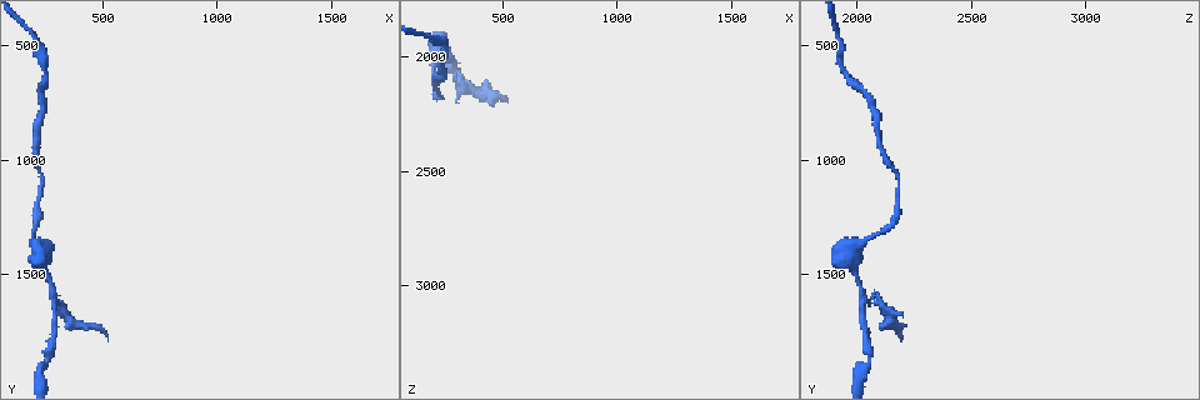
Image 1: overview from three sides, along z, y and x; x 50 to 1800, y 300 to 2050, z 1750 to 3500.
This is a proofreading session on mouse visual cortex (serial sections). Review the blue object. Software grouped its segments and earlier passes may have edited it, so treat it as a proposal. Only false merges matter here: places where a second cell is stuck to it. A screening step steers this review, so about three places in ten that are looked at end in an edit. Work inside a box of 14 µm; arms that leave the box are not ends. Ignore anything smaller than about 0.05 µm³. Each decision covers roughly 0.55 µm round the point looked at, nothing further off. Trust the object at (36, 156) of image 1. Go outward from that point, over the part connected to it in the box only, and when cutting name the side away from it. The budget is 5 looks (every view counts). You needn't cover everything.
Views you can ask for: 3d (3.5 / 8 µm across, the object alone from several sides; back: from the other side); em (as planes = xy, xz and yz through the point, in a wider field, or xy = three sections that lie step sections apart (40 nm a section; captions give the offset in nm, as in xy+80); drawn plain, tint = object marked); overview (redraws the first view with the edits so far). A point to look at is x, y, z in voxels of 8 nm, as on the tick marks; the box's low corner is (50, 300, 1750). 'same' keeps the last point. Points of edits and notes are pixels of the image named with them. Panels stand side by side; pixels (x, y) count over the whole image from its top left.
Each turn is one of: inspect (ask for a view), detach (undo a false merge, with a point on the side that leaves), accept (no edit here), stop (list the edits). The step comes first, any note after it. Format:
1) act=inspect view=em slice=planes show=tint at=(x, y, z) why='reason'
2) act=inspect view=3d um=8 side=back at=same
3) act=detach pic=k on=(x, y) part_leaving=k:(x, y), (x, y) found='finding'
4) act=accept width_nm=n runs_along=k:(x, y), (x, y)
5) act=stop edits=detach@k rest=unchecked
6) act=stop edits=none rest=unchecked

act=inspect view=3d um=3.5 at=(210, 1370, 1990) why='branch point'

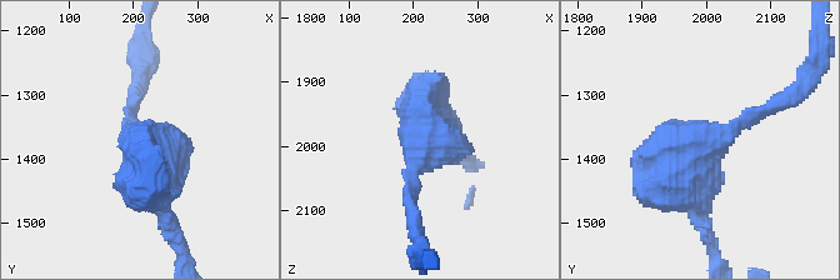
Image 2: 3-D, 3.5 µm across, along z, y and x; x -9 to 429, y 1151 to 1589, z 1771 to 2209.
act=inspect view=em slice=planes show=plain at=(220, 1375, 2000)

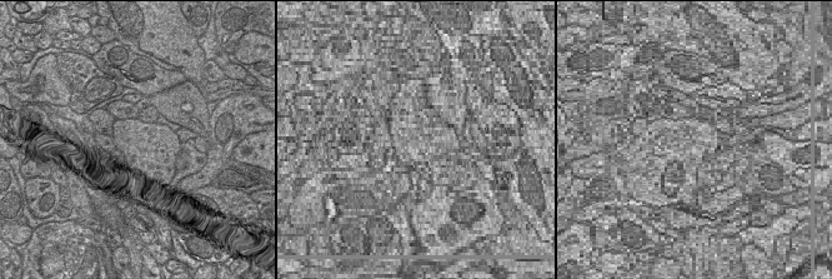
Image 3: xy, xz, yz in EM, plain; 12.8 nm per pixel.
act=inspect view=em slice=planes show=tint at=same why='with the object marked'

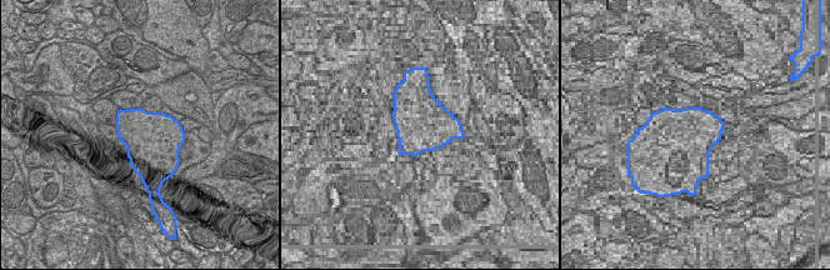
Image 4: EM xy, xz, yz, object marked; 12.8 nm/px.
act=accept width_nm=700 runs_along=2:(131, 118), (178, 240) found='all the same cell'

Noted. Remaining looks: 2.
act=inspect view=3d um=8 at=(290, 1620, 2040) why='three arms meet'

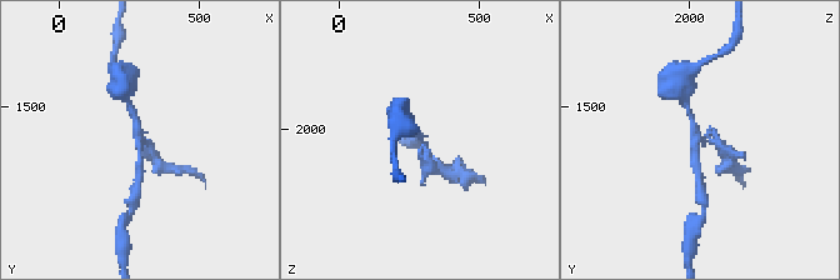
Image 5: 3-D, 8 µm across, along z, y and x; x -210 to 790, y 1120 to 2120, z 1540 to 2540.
act=inspect view=em slice=xy step=2 show=tint at=(290, 1600, 2030)

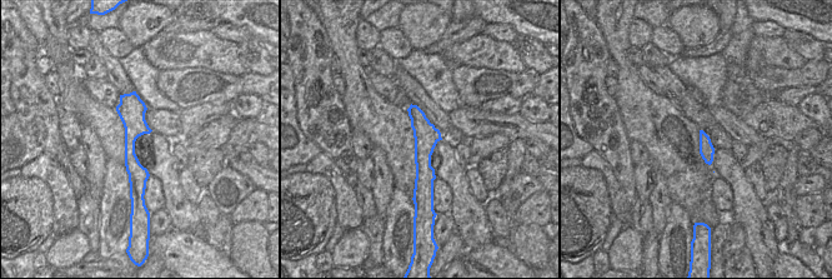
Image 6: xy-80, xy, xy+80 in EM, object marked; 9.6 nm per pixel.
act=detach pic=5 on=(151, 154) found='two cells meet here'

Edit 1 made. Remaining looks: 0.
act=stop edits=detach@5 rest=unchecked

